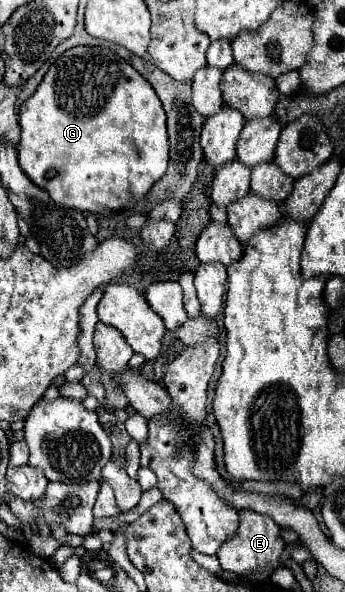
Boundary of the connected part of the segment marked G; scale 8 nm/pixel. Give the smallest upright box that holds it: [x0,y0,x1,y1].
[18,46,168,214]

